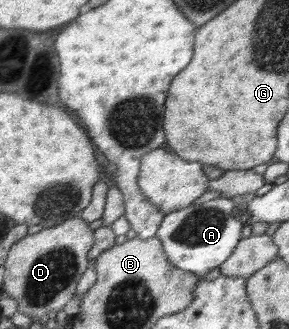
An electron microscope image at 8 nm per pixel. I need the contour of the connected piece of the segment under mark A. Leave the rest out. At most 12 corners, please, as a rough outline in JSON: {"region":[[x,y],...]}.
{"region":[[233,200],[164,215],[156,237],[181,270],[201,276],[241,241]]}

